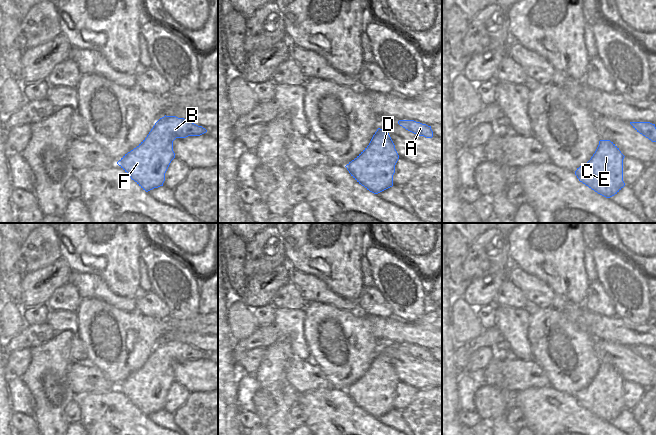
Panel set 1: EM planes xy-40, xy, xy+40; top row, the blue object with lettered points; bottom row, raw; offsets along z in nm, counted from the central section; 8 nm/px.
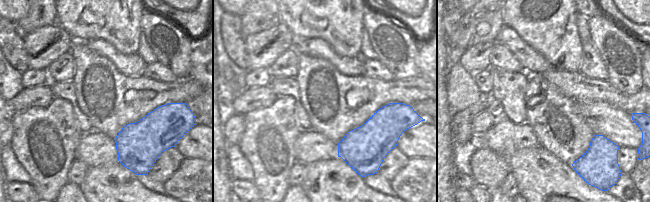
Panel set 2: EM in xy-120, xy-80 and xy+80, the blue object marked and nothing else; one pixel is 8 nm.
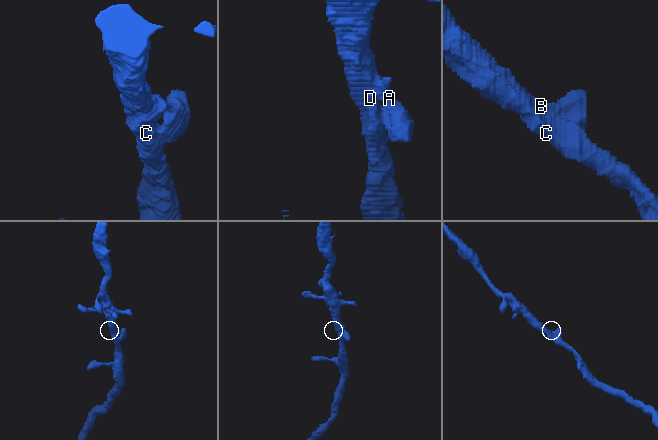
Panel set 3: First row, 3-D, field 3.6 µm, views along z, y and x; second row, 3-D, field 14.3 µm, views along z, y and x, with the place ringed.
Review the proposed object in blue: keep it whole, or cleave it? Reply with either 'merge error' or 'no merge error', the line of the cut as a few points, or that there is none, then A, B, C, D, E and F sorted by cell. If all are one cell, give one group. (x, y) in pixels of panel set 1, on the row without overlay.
no merge error; cut none; groups A B C D E F

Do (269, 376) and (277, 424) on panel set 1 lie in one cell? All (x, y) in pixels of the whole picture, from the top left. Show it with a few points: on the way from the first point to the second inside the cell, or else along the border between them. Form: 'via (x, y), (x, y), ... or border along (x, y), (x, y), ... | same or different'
via (275, 388), (281, 395), (281, 412) | same

